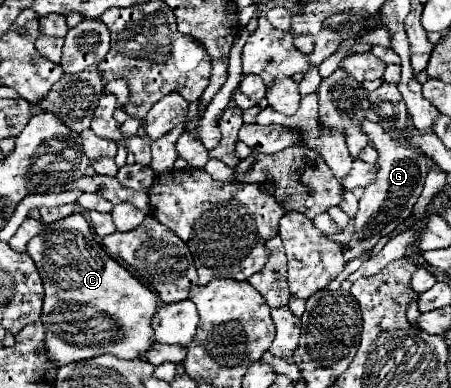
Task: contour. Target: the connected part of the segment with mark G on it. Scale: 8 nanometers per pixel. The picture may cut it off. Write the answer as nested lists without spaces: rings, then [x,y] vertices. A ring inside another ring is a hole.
[[[368,119],[360,121],[360,129],[368,135],[372,147],[378,149],[378,161],[376,161],[378,171],[376,171],[376,179],[372,179],[372,183],[364,187],[364,195],[360,197],[360,211],[356,215],[356,223],[360,229],[354,229],[352,239],[340,245],[346,263],[370,251],[380,237],[394,233],[398,225],[412,215],[412,209],[422,193],[424,179],[428,175],[428,159],[420,151],[416,149],[412,151],[412,147],[400,145],[378,123],[372,123]]]

